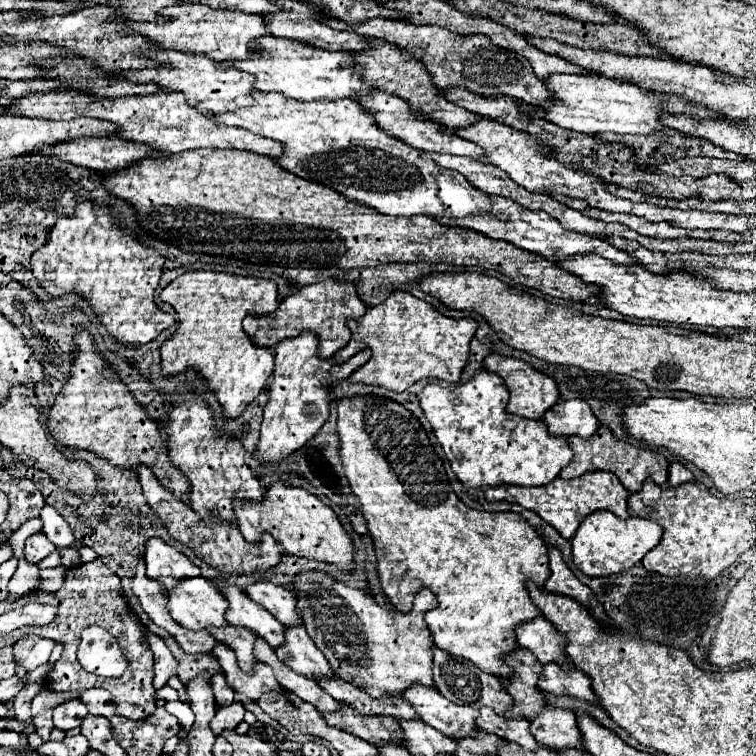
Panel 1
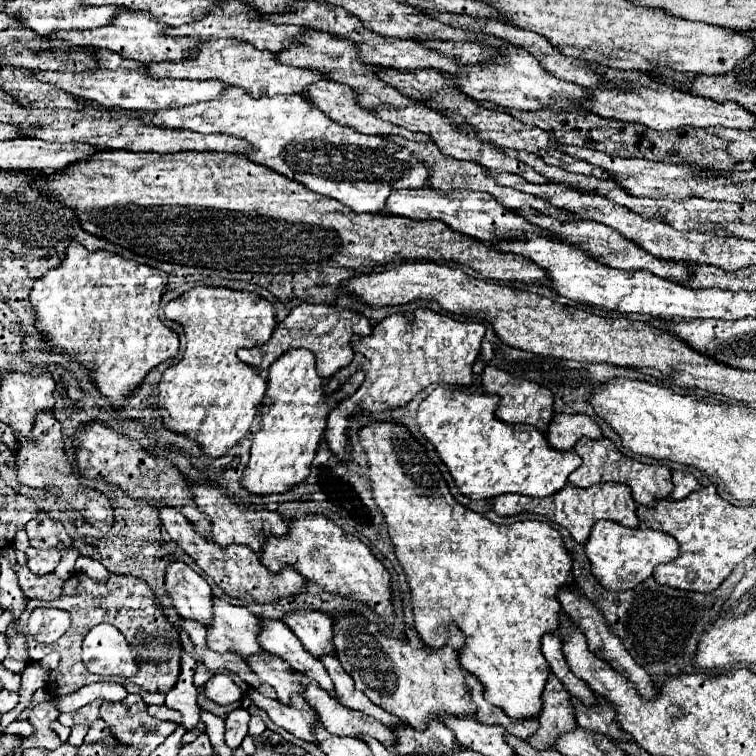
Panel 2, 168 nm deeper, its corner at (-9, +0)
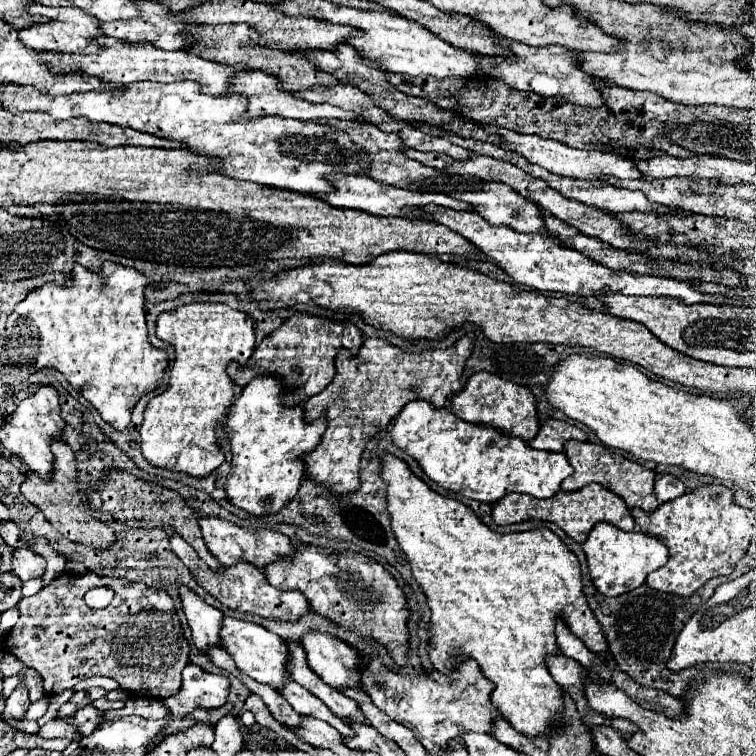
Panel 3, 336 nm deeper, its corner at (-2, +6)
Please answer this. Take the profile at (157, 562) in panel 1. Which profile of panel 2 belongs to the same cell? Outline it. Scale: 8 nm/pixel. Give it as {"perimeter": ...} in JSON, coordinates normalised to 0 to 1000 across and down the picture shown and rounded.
{"perimeter":[[[221,743],[218,786],[221,796],[234,807],[237,815],[261,820],[271,828],[279,823],[279,778],[245,743]]]}

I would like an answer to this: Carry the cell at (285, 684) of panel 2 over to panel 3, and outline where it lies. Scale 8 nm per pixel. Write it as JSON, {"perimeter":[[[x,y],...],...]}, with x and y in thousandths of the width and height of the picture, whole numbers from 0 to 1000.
{"perimeter":[[[378,897],[378,907],[373,910],[373,921],[384,929],[389,942],[394,942],[397,947],[413,947],[413,950],[429,952],[437,960],[442,960],[455,976],[466,976],[468,974],[468,966],[463,963],[463,958],[458,958],[455,952],[444,950],[434,939],[434,934],[429,934],[429,929],[423,929],[410,913],[405,913],[397,905],[386,902],[386,897]]]}

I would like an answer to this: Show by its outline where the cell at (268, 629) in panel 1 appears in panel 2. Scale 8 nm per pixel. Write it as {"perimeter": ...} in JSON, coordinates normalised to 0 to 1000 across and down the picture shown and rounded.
{"perimeter":[[[343,817],[343,820],[345,820],[345,833],[340,847],[348,860],[361,862],[364,868],[374,870],[388,886],[414,897],[427,913],[433,915],[440,913],[438,907],[440,902],[427,878],[422,876],[422,870],[411,868],[411,862],[406,862],[401,852],[396,852],[396,844],[380,831],[374,820],[358,820],[358,817]]]}

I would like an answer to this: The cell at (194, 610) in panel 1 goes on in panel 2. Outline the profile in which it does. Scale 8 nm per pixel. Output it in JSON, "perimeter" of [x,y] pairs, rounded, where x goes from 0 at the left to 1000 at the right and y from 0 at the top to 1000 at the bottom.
{"perimeter":[[[282,788],[282,820],[274,828],[274,854],[287,862],[311,862],[319,870],[345,860],[340,849],[343,817],[324,802],[308,802]]]}

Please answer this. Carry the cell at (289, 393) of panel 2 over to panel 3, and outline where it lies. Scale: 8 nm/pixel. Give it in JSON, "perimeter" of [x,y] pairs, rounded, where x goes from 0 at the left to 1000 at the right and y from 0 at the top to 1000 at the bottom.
{"perimeter":[[[341,497],[307,532],[296,569],[307,601],[307,622],[296,640],[299,661],[333,683],[360,683],[392,656],[402,632],[397,606],[423,585],[431,556],[405,561],[397,537],[381,540],[373,534],[373,505]]]}

